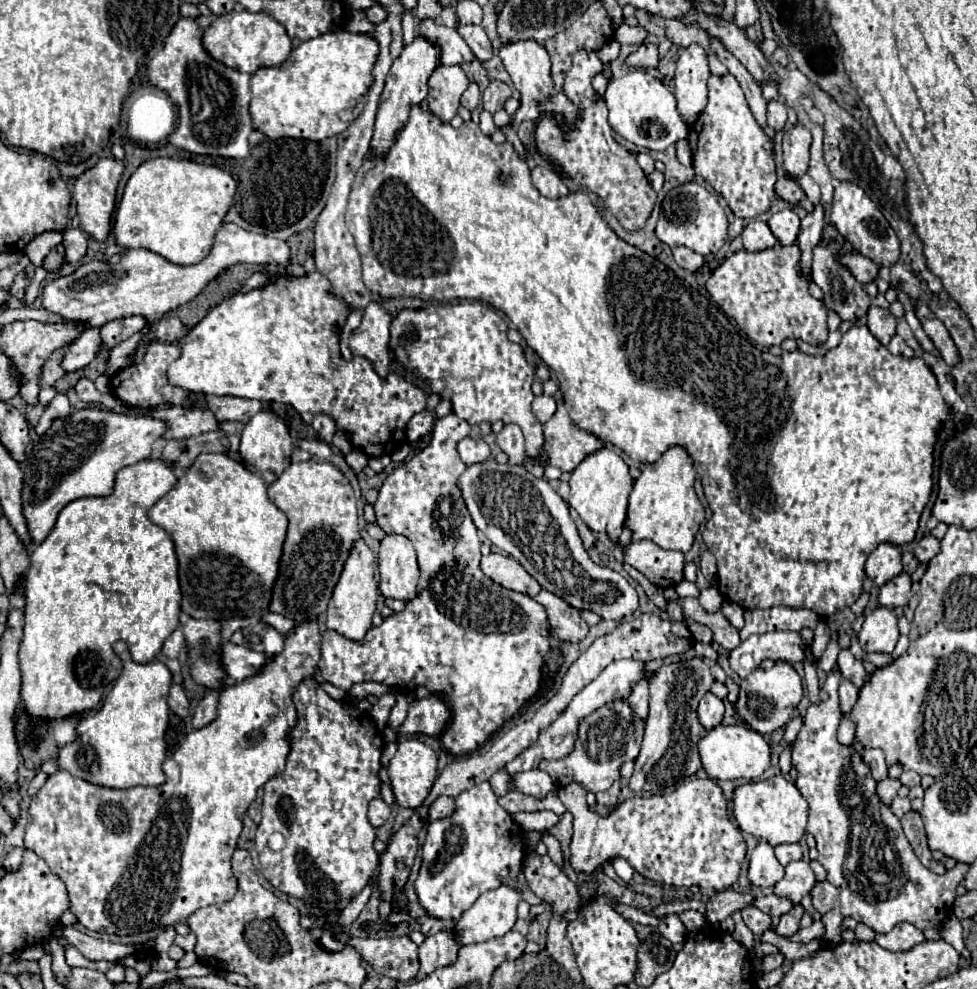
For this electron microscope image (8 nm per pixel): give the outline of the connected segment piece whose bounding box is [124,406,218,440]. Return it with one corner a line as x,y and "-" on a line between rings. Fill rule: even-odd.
172,406
172,408
160,408
160,410
150,410
150,412
136,412
136,410
126,410
124,414
128,416
150,416
156,420
162,420
166,424
166,432
162,434
162,438
170,440
170,438
190,438
208,430
216,430
218,428
218,420
214,418
212,412
202,412
196,408
180,408
180,406

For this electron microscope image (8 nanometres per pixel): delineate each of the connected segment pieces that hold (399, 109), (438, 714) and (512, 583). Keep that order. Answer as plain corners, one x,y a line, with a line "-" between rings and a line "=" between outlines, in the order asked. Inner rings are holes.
416,36
412,44
404,46
402,54
394,60
390,74
386,78
386,86
384,86
378,114
376,114
372,148
378,150
378,154
384,154
392,146
396,132
404,126
404,122
408,118
410,106
420,104
428,96
428,78
432,76
432,70
436,70
436,66
440,66
440,48
432,46
432,42
428,42
428,38
420,38
420,36
=
428,694
424,698
418,698
412,702
406,722
398,728
398,736
406,736
408,732
440,736
440,732
446,728
448,720
450,720
448,706
436,694
=
490,552
488,556
482,556
480,568
496,584
520,594
528,594
530,598
534,598
542,590
542,586
520,566
520,562
510,556

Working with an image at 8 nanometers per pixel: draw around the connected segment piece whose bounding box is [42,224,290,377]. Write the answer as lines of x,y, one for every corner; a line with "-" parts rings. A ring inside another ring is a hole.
224,224
216,232
210,254
194,266
172,264
162,256
144,248
126,250
122,260
114,266
108,262
92,260
76,268
76,272
72,272
70,276
60,276
56,280
50,280
42,290
42,306
54,314
60,314
66,320
74,320
84,326
104,326
116,318
126,318
134,314
146,318
145,331
137,332
137,335
133,335
112,349
105,372
106,376
112,377
118,370
130,364
130,358
142,335
152,327
154,320
162,318
166,312
196,298
212,278
216,278
222,270
238,262
278,264
286,268
290,264
290,248
282,240
246,232
236,224

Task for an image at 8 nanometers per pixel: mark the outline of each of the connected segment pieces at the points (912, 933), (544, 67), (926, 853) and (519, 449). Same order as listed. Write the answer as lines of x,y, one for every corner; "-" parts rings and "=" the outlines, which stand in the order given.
908,922
896,924
888,934
876,934
876,942
888,952
908,952
912,946
926,942
924,934
=
524,40
524,42
514,42
514,44
504,44
500,48
500,58
506,66
506,72
510,74
516,90
520,92
520,108
516,110
514,118
516,122
522,120
532,120
538,122
542,116
560,116
562,122
568,128
574,128
578,118
580,118
580,110
578,106
572,104
572,100
554,86
552,76
550,76
550,58
544,46
540,46
534,40
=
908,812
908,814
902,816
900,822
902,822
904,834
906,834
910,846
914,848
918,860
920,860
928,870
932,870
932,872
936,872
936,874
946,874
946,868
932,858
932,852
930,852
930,848
928,848
928,844
926,844
926,832
924,832
924,824
922,824
920,814
918,814
918,812
=
506,424
502,428
502,432
496,436
496,440
498,440
500,450
508,454
510,464
522,464
524,462
526,450
524,450
524,436
522,436
520,426

